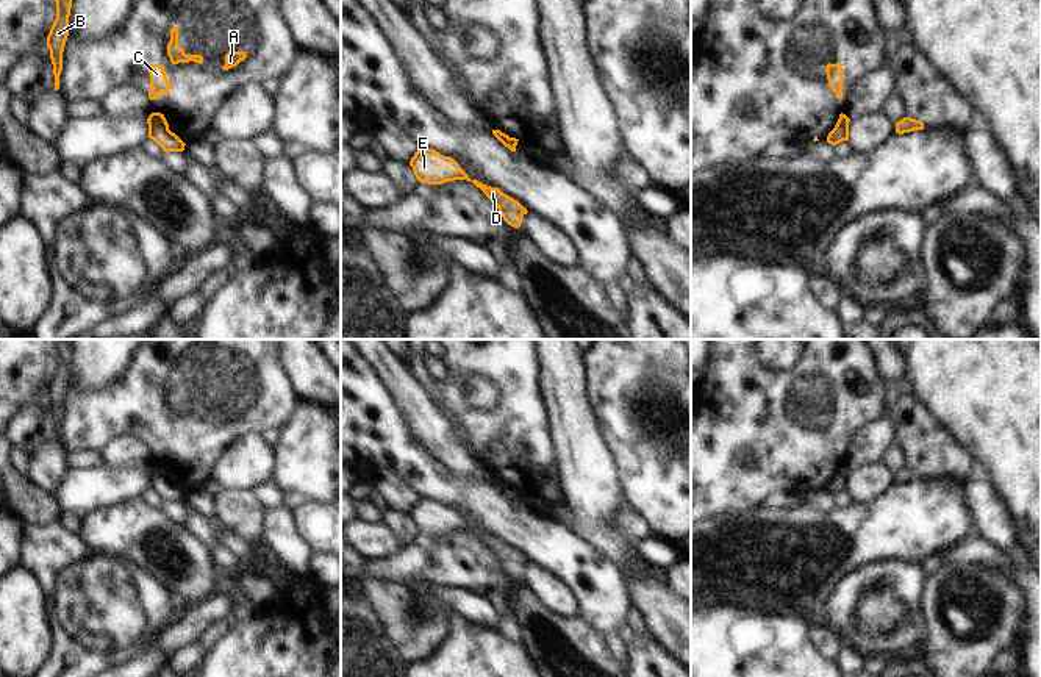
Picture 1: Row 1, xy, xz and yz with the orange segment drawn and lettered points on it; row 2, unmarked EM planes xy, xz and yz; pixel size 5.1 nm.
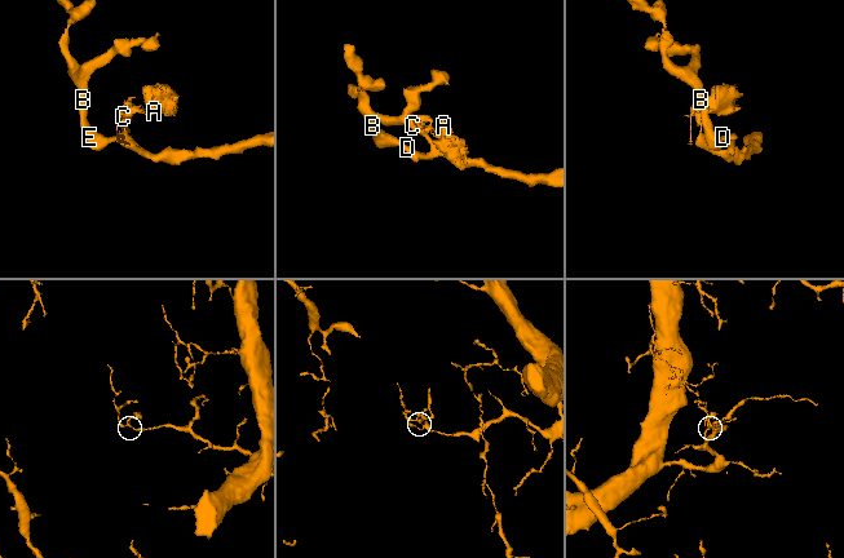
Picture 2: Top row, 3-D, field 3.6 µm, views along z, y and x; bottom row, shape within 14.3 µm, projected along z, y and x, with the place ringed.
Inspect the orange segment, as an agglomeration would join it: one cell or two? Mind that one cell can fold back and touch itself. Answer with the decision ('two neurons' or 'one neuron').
two neurons

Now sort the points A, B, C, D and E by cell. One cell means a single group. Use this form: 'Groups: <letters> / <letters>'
Groups: A C / B D E.

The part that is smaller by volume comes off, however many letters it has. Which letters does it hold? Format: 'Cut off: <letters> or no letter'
Cut off: A, C

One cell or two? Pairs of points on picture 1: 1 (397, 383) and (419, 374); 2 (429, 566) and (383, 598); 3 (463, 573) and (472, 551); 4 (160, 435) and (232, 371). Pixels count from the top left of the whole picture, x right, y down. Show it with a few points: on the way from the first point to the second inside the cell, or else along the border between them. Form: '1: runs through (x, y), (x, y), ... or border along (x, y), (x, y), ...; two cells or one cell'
1: border along (407, 365), (411, 376), (435, 405); two cells
2: border along (374, 577), (419, 579), (433, 585); two cells
3: runs through (469, 571), (471, 557); one cell
4: runs through (177, 418), (214, 380); one cell

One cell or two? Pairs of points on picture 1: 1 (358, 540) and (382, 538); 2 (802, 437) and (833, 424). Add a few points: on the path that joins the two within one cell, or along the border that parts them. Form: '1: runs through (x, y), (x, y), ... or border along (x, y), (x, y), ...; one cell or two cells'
1: runs through (364, 540), (375, 540); one cell
2: runs through (810, 429), (815, 424), (826, 424); one cell

